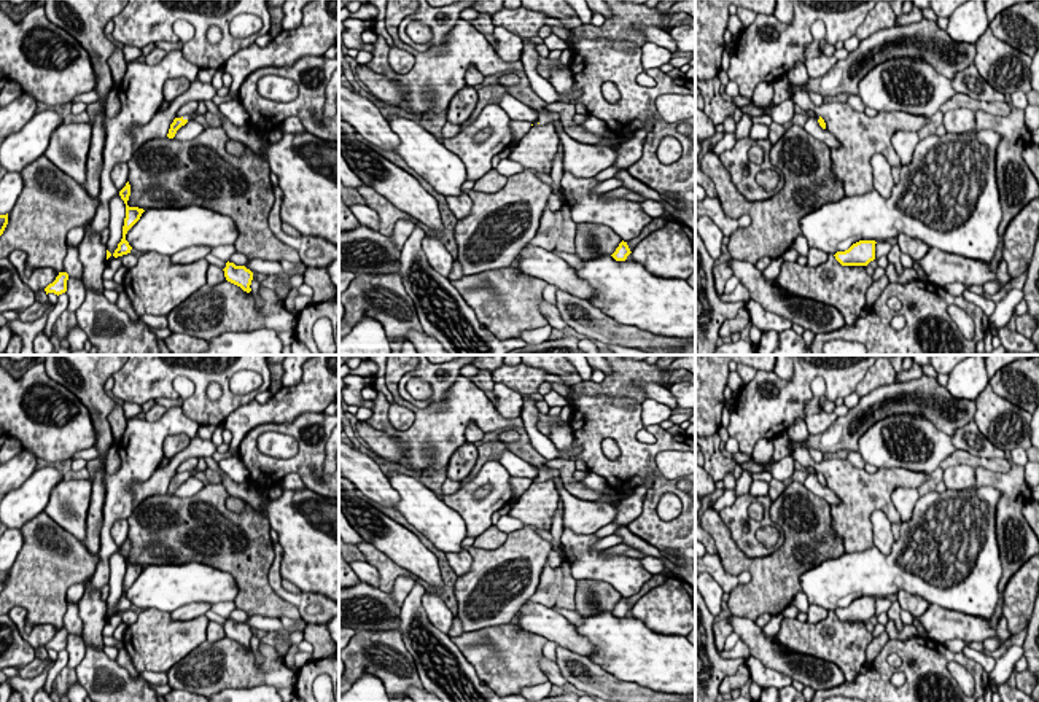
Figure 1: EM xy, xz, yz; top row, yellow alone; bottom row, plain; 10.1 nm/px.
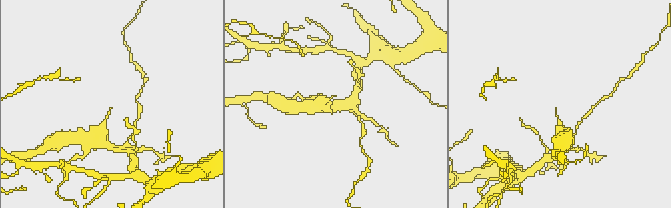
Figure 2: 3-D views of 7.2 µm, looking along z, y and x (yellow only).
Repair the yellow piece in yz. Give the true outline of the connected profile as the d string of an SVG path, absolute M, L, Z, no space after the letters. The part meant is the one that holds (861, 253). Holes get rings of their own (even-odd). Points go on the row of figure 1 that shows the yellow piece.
M859 240L834 256L842 266L867 266L875 259L875 240Z

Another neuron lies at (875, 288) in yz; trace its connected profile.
M885 274L880 280L874 282L866 293L866 306L874 306L877 298L883 293L883 290L889 285L889 279Z

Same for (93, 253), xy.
M86 232L78 245L83 264L83 283L86 290L103 293L103 271L107 267L107 245L100 240L102 234Z

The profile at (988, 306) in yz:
M966 290L961 296L967 302L972 302L972 304L979 306L986 314L986 317L990 317L996 309L996 302L994 301L986 299L986 298L983 298L980 294L975 294L975 293L969 291L969 290Z

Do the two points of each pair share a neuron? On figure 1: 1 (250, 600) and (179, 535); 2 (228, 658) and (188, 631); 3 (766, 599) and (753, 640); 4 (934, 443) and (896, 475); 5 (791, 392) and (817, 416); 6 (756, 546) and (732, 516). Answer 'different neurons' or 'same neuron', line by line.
1: same neuron
2: different neurons
3: different neurons
4: different neurons
5: different neurons
6: same neuron

